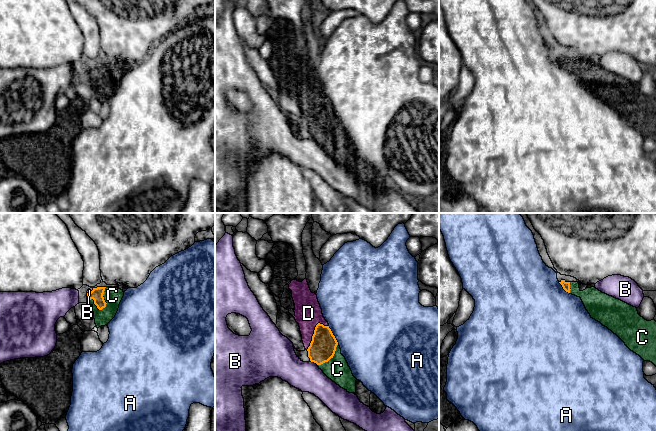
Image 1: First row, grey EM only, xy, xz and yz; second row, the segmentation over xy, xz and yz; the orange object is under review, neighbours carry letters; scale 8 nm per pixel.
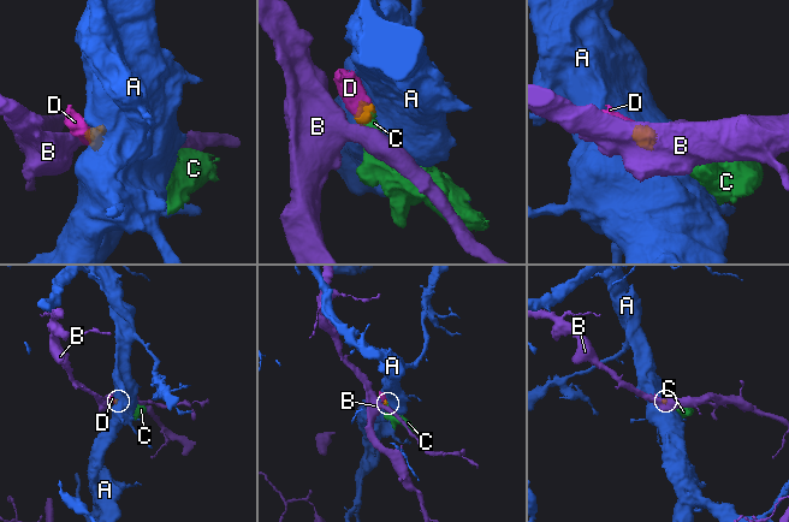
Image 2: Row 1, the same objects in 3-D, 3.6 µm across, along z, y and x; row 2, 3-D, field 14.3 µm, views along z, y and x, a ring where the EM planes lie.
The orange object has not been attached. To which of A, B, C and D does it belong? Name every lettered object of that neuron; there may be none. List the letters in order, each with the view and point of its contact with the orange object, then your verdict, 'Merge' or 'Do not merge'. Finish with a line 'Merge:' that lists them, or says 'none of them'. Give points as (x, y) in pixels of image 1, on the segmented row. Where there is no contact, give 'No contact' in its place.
A: Touches orange at xz (333, 335). Do not merge
B: Touches orange at xz (314, 362). Do not merge
C: Touches orange at xy (104, 307). Merge
D: Touches orange at xz (314, 331). Merge
Merge: C, D

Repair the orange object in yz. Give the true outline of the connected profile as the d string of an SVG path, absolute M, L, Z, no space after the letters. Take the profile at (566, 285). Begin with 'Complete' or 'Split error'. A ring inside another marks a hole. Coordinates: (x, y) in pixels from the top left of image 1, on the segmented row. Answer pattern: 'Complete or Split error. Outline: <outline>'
Split error. Outline: M559 282L563 289L577 297L580 297L591 318L600 322L614 334L616 334L625 345L644 361L650 361L656 366L656 321L647 321L638 314L637 308L619 299L602 293L595 287L586 288L581 291L578 282Z

